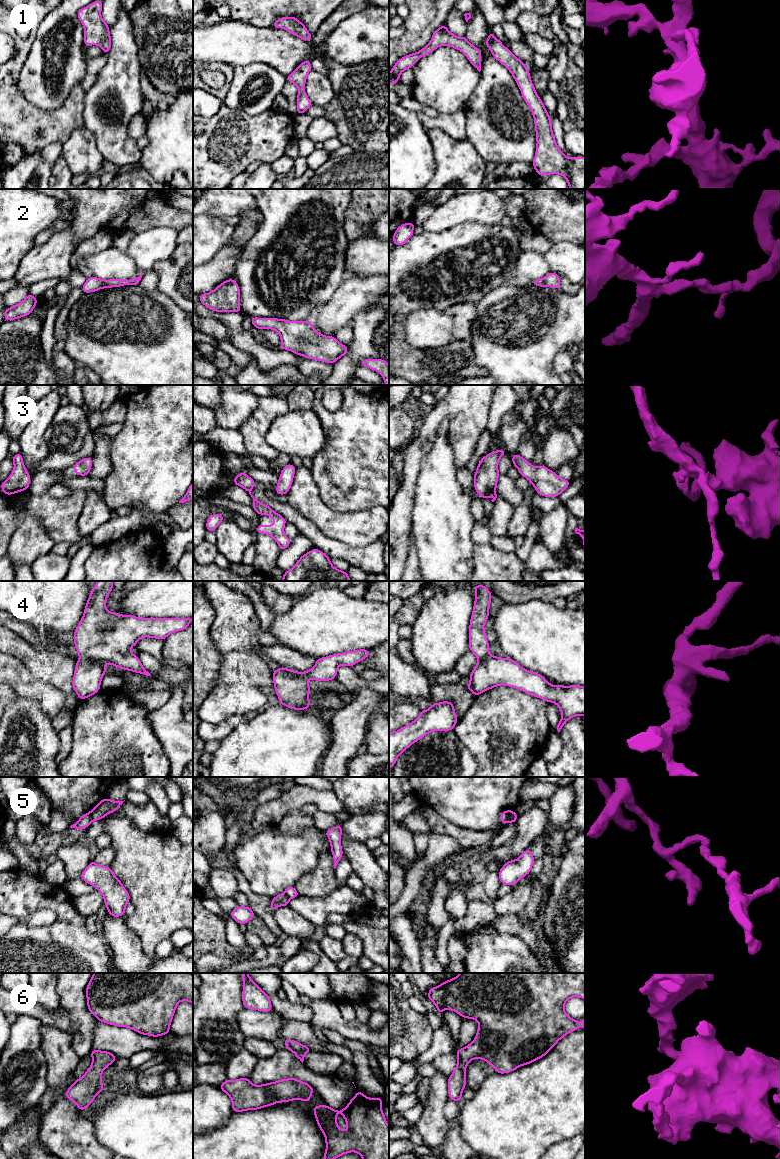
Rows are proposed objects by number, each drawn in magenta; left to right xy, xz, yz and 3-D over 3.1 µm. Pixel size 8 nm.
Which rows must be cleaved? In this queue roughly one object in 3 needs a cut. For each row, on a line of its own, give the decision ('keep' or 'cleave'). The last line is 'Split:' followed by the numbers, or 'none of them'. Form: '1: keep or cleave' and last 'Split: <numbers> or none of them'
1: keep
2: keep
3: keep
4: keep
5: cleave
6: keep
Split: 5

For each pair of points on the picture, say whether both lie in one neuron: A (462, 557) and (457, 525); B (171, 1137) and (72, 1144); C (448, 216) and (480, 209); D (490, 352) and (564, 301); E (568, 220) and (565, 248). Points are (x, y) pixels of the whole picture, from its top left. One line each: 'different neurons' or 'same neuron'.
A: same neuron
B: different neurons
C: same neuron
D: same neuron
E: different neurons

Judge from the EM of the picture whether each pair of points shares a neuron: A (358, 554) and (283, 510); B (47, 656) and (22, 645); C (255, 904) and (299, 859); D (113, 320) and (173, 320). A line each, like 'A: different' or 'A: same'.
A: same
B: same
C: different
D: same

